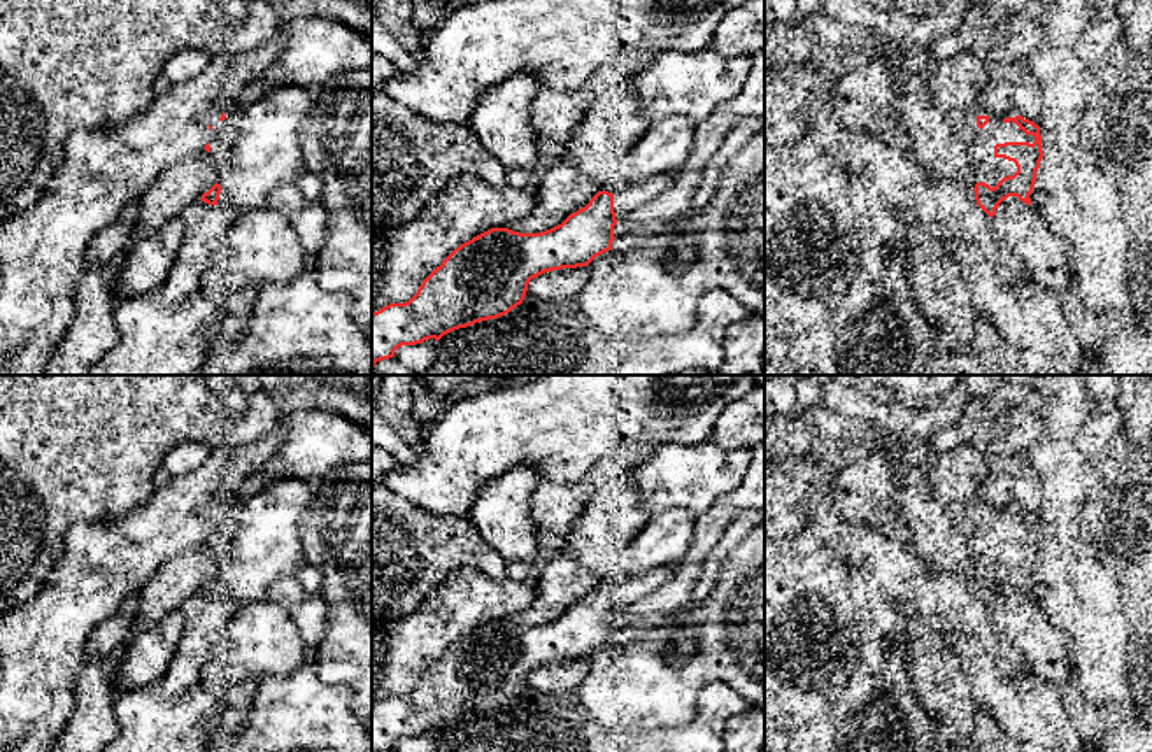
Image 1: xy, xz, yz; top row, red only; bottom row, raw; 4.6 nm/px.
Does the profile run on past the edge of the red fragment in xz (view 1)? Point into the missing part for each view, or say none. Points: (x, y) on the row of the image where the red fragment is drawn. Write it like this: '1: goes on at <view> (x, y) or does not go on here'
1: goes on at xz (626, 198)

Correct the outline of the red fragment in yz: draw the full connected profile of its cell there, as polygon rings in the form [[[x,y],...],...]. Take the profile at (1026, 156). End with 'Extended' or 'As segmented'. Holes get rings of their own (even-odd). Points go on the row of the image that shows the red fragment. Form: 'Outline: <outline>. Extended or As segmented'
Outline: [[[1022,116],[1003,119],[1003,123],[1010,121],[1017,124],[1013,130],[985,126],[982,131],[989,137],[1022,137],[1026,133],[1033,135],[1035,142],[1005,142],[994,145],[994,158],[1013,161],[1017,172],[1003,177],[994,188],[985,182],[975,184],[973,191],[977,205],[989,217],[996,214],[999,203],[1008,196],[1017,196],[1026,205],[1031,205],[1029,195],[1033,193],[1036,170],[1043,158],[1040,126]]]. Extended

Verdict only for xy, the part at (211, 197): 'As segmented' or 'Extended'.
Extended

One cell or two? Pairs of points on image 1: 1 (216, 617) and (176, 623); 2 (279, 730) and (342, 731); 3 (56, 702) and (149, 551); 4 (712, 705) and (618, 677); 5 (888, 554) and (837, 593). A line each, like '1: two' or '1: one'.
1: two
2: one
3: one
4: two
5: two

